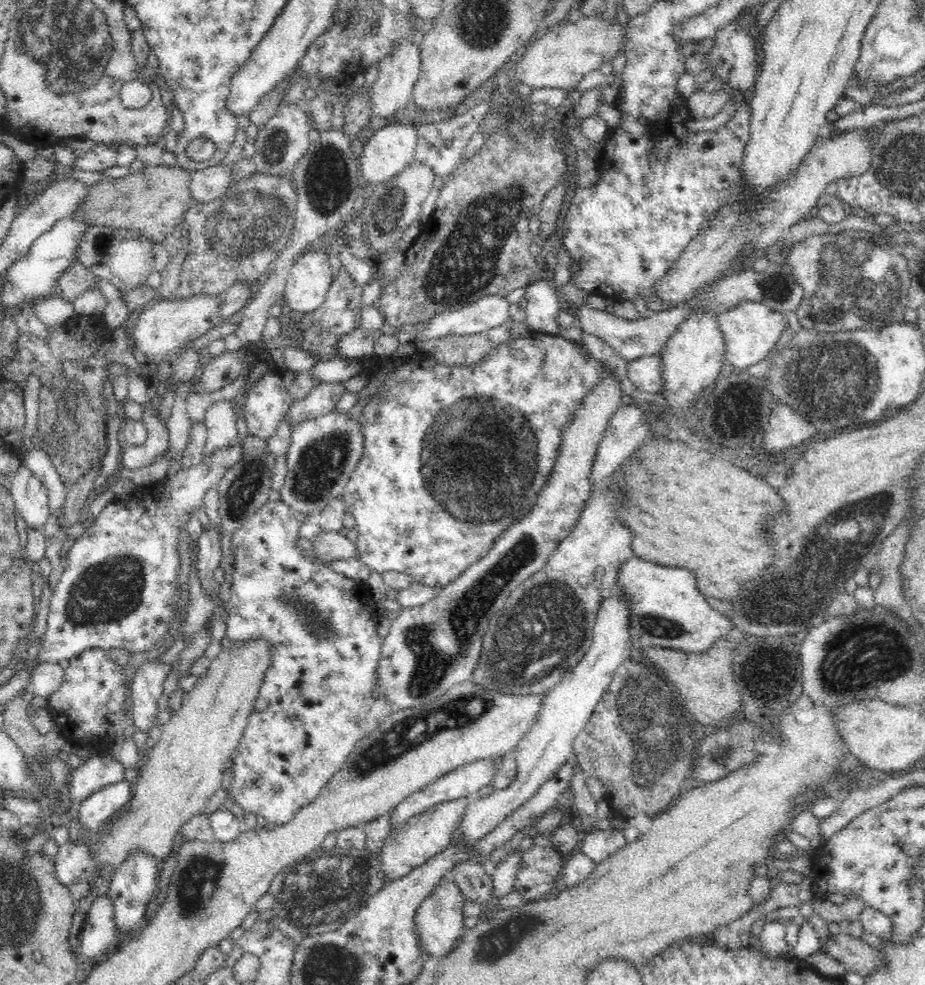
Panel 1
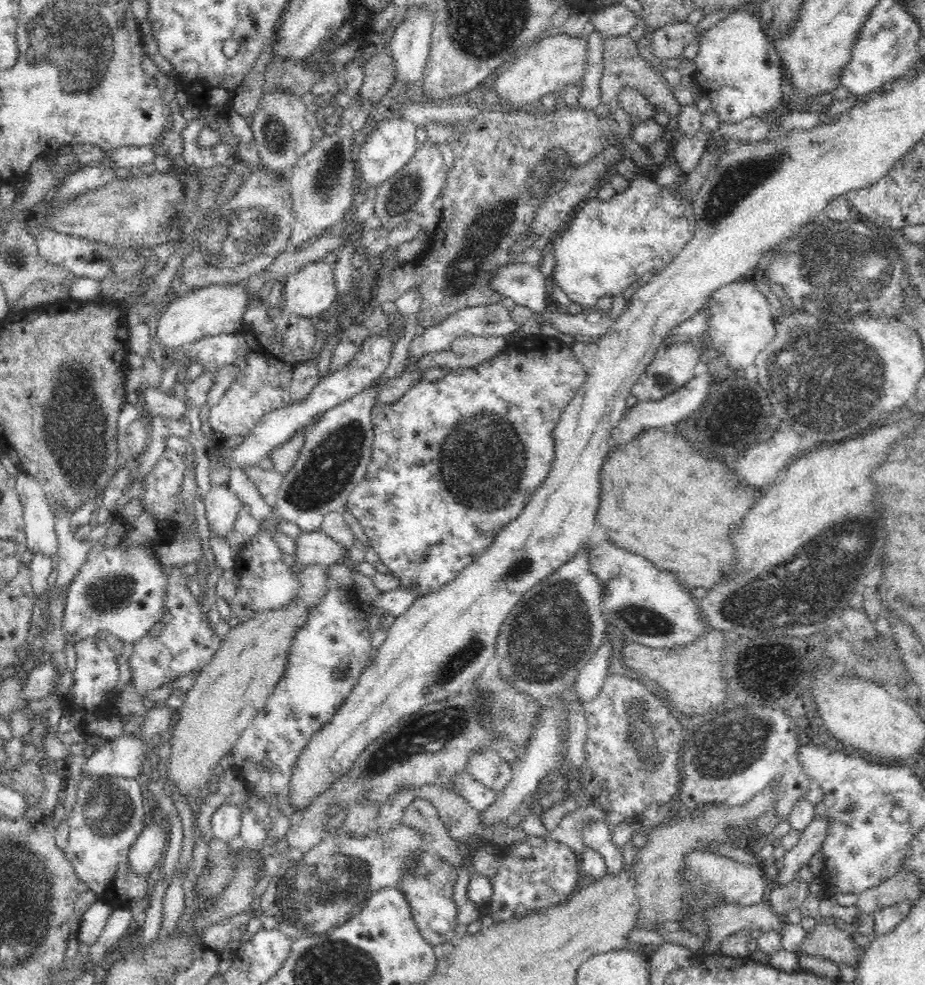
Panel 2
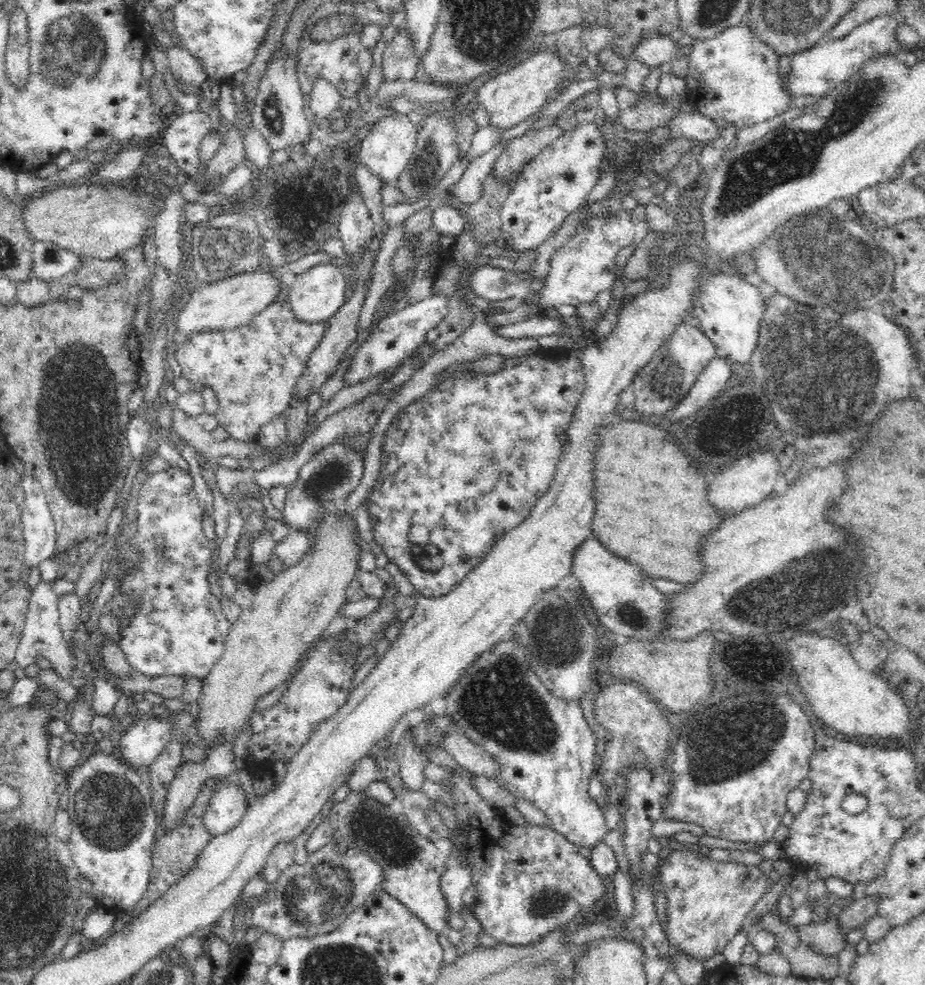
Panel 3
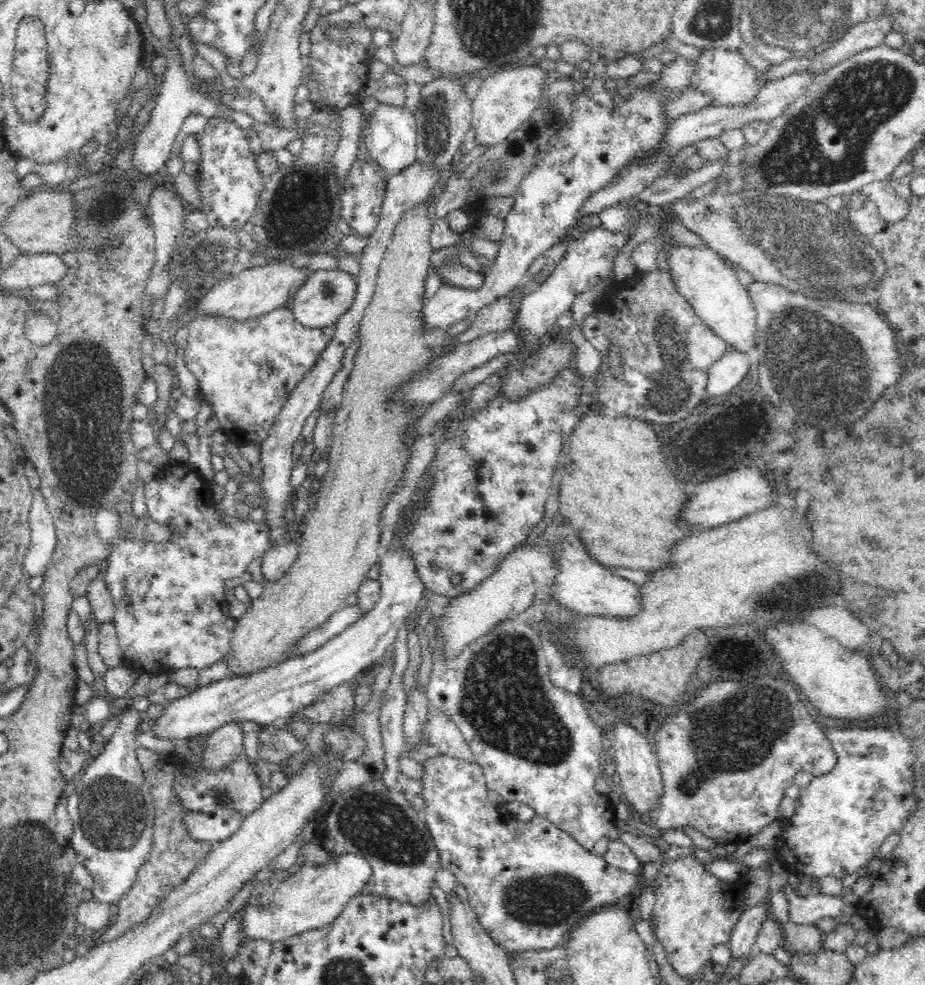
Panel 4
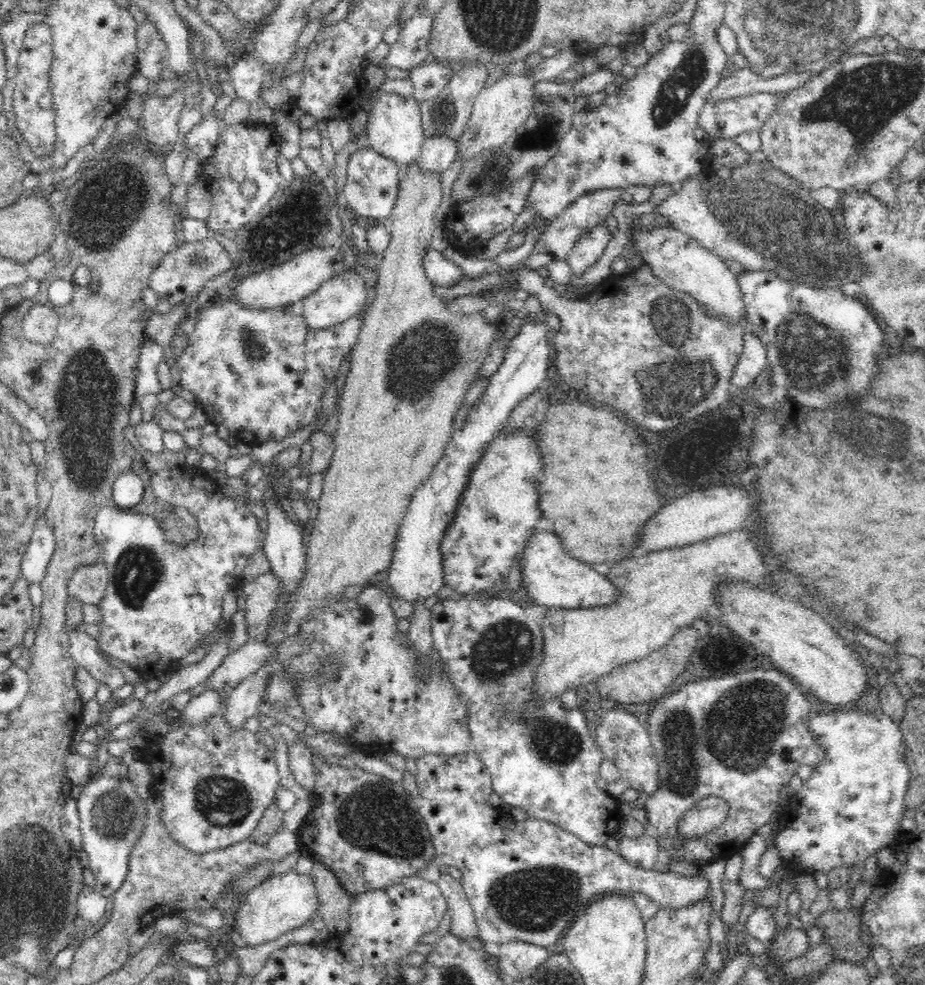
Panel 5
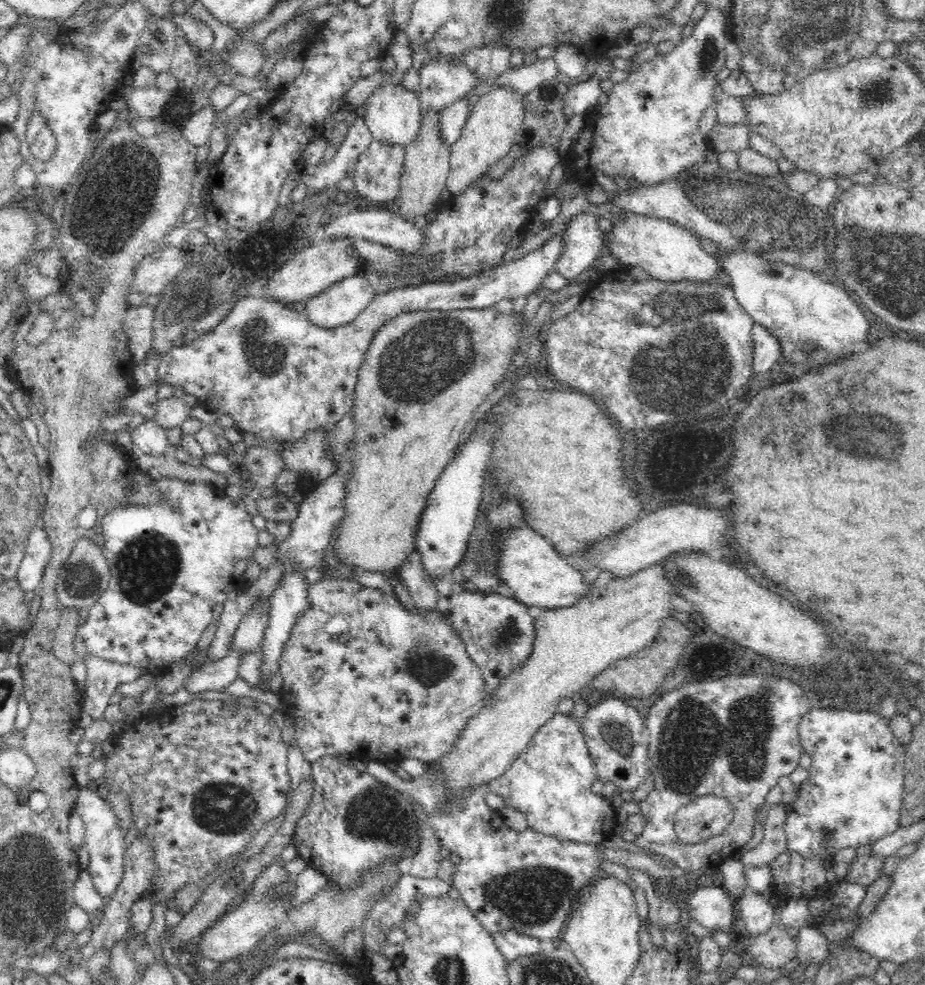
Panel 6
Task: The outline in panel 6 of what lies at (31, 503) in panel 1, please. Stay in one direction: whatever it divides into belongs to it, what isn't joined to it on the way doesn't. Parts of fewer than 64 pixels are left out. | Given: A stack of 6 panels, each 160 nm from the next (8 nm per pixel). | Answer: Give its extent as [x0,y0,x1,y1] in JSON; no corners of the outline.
[15,524,52,592]

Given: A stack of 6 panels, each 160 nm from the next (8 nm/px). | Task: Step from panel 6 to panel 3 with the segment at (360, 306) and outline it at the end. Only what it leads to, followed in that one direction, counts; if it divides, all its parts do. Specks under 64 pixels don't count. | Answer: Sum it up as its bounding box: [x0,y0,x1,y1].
[285,263,346,323]

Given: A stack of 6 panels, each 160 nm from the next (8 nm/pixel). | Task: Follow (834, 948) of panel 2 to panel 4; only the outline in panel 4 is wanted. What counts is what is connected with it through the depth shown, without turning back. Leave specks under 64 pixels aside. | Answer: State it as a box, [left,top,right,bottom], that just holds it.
[783,921,825,954]

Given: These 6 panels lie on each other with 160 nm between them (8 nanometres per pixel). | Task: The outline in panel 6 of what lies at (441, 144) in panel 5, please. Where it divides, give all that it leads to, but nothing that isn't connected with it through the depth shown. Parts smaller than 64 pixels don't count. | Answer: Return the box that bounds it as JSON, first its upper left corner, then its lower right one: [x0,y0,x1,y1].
[437,97,473,146]

